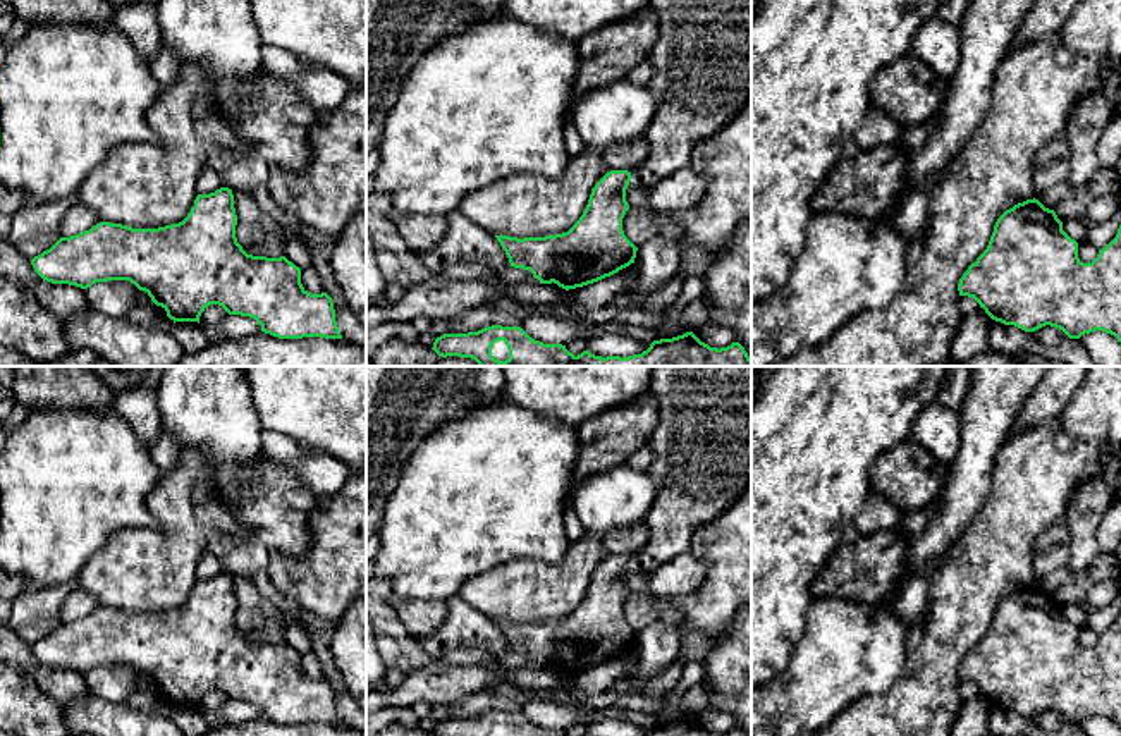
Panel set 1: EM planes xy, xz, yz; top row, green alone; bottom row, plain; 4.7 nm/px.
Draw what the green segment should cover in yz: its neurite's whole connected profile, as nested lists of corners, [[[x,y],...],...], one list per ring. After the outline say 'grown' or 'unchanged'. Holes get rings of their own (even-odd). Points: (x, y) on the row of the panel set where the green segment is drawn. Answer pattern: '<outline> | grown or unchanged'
[[[1035,198],[1026,199],[997,218],[987,249],[963,273],[958,291],[973,297],[992,320],[1025,332],[1051,325],[1080,339],[1102,330],[1121,342],[1121,225],[1097,258],[1083,263],[1078,242],[1063,230],[1056,212]]] | unchanged

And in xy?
[[[220,187],[210,194],[198,194],[187,217],[172,225],[158,229],[132,229],[122,224],[100,222],[89,230],[70,237],[60,237],[50,249],[31,260],[34,272],[46,282],[69,284],[88,289],[96,282],[129,280],[144,291],[156,306],[167,311],[175,322],[198,322],[210,304],[222,306],[229,315],[254,318],[261,332],[279,339],[325,337],[342,339],[334,301],[327,292],[311,294],[301,284],[301,268],[285,256],[266,258],[248,255],[236,237],[237,215],[234,194],[229,187]]] | unchanged

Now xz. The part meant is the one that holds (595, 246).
[[[648,0],[648,9],[659,22],[659,38],[648,55],[655,74],[646,84],[657,98],[657,112],[645,132],[648,155],[636,177],[628,170],[607,172],[591,189],[579,220],[564,234],[545,237],[495,236],[511,267],[530,270],[540,284],[557,284],[569,291],[598,282],[634,263],[638,248],[624,236],[622,218],[629,210],[626,189],[629,184],[652,187],[659,179],[689,167],[693,146],[727,124],[751,96],[751,0]]] | grown

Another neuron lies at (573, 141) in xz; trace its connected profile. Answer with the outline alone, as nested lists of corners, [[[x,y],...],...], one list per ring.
[[[571,122],[566,124],[562,136],[566,151],[571,158],[578,156],[586,148],[586,144],[583,143],[581,136]]]

